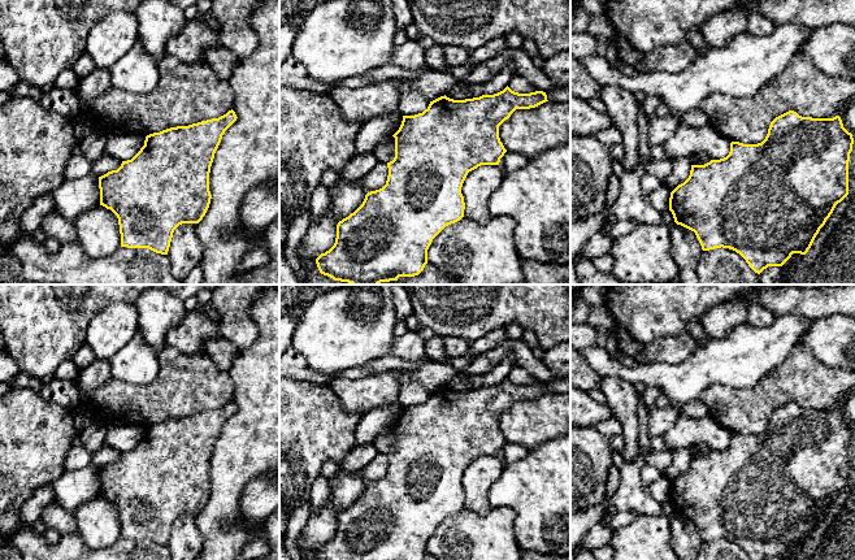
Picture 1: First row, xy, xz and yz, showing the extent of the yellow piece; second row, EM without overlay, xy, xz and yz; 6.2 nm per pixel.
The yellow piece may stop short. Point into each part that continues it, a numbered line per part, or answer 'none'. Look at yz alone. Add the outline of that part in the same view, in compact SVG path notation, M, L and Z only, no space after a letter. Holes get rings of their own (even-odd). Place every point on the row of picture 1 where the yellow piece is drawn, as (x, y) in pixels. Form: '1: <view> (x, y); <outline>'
none

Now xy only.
none

